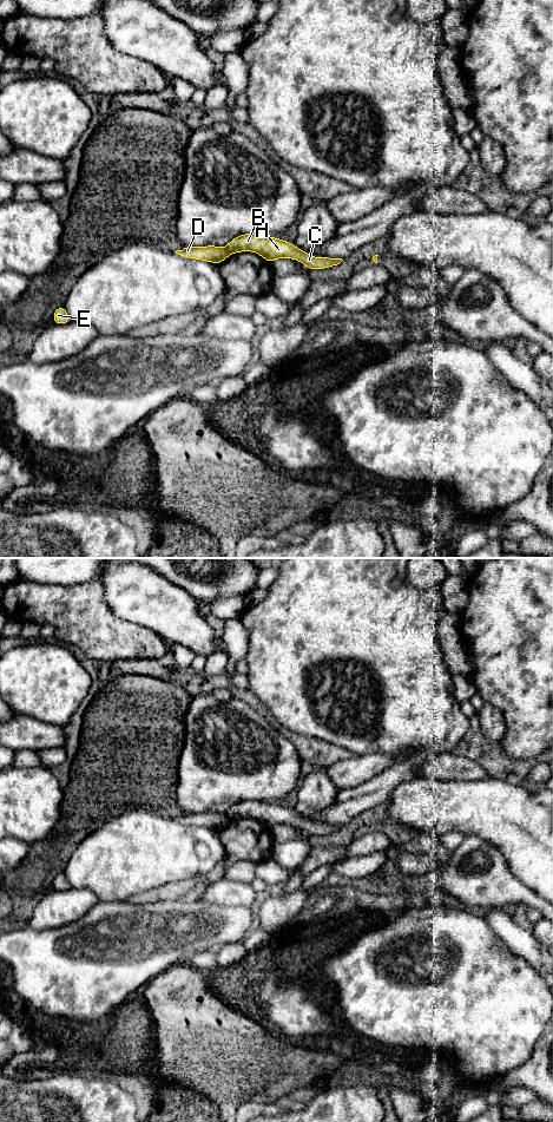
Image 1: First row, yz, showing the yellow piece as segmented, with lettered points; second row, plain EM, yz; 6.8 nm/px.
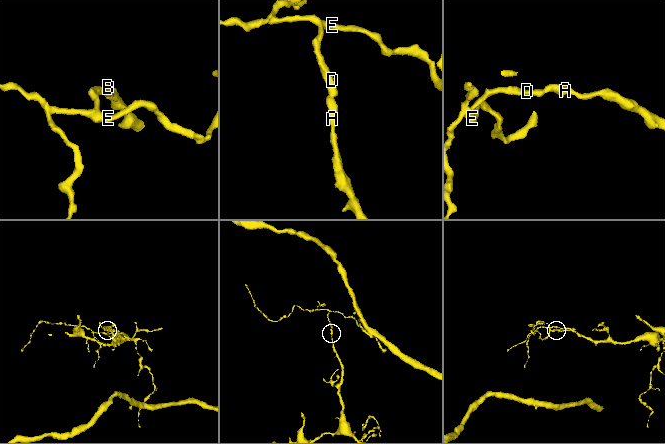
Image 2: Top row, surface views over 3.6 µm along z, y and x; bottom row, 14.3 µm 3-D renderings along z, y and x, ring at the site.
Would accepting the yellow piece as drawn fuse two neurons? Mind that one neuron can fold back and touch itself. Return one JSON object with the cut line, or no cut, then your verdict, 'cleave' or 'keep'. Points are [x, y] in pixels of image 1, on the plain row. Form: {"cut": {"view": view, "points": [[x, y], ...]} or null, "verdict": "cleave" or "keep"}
{"cut": {"view": "yz", "points": [[224, 814], [229, 820]]}, "verdict": "cleave"}

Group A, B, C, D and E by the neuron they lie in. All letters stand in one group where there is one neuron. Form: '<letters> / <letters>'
A B C / D E

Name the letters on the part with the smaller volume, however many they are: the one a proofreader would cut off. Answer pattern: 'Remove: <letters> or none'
Remove: D, E

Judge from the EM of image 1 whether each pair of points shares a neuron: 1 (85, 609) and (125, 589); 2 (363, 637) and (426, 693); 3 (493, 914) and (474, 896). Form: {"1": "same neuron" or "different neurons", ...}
{"1": "different neurons", "2": "same neuron", "3": "different neurons"}

